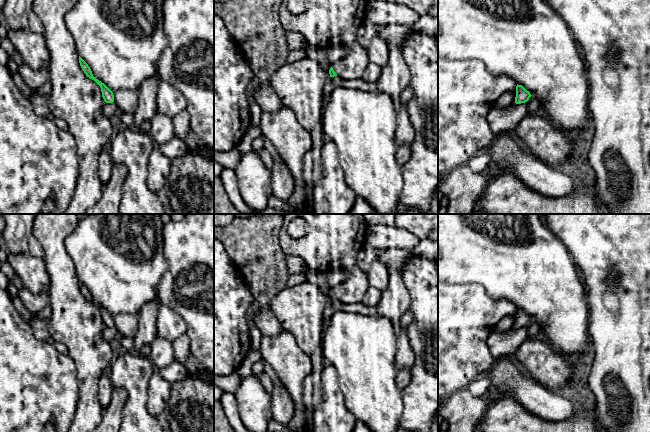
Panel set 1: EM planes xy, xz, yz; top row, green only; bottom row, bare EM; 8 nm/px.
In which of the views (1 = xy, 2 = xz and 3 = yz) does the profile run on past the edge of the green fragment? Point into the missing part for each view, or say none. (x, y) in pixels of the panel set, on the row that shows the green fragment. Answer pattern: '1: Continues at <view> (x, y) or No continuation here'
1: No continuation here
2: No continuation here
3: No continuation here

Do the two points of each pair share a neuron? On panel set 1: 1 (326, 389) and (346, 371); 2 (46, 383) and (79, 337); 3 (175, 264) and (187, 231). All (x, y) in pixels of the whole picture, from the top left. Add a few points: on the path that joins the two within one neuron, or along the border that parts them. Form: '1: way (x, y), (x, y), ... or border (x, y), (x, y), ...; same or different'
1: border (331, 364), (336, 371), (338, 386), (344, 401); different
2: border (67, 353), (75, 366), (76, 376); different
3: way (183, 256), (187, 252), (187, 239); same

